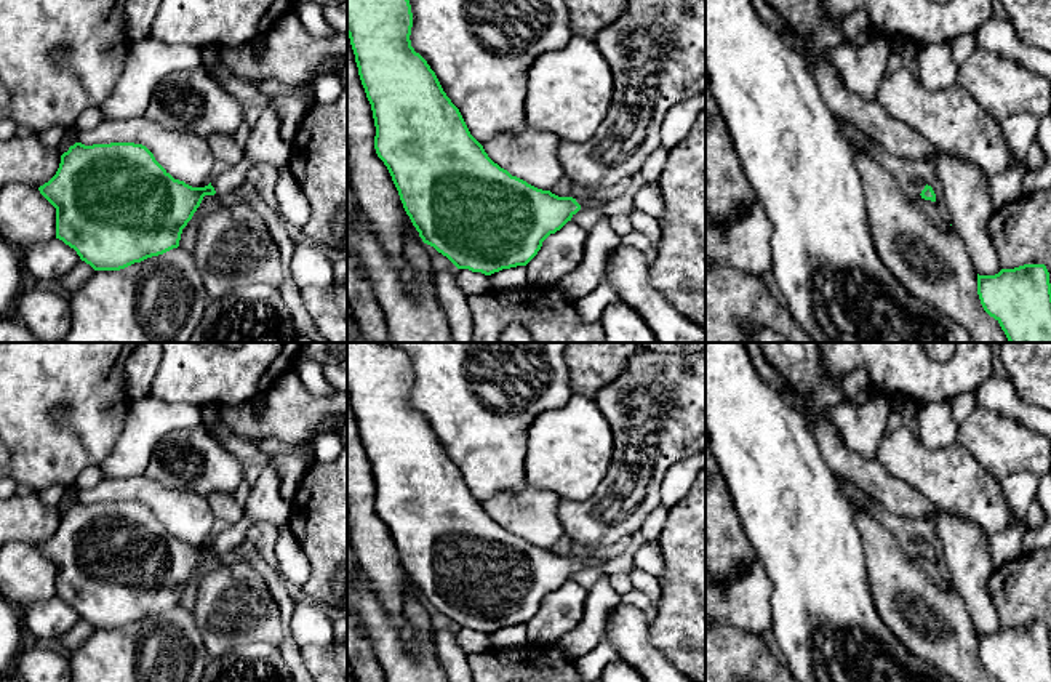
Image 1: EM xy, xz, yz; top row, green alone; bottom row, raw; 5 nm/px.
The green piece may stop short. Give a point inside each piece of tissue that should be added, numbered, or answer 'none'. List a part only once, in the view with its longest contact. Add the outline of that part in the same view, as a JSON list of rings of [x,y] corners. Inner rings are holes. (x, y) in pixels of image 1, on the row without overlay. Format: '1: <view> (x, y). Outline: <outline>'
none

